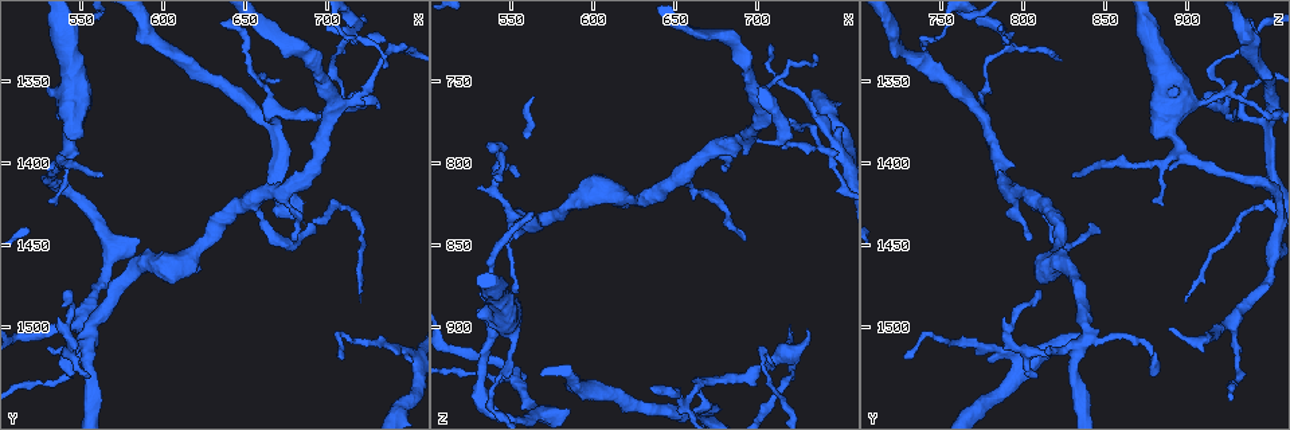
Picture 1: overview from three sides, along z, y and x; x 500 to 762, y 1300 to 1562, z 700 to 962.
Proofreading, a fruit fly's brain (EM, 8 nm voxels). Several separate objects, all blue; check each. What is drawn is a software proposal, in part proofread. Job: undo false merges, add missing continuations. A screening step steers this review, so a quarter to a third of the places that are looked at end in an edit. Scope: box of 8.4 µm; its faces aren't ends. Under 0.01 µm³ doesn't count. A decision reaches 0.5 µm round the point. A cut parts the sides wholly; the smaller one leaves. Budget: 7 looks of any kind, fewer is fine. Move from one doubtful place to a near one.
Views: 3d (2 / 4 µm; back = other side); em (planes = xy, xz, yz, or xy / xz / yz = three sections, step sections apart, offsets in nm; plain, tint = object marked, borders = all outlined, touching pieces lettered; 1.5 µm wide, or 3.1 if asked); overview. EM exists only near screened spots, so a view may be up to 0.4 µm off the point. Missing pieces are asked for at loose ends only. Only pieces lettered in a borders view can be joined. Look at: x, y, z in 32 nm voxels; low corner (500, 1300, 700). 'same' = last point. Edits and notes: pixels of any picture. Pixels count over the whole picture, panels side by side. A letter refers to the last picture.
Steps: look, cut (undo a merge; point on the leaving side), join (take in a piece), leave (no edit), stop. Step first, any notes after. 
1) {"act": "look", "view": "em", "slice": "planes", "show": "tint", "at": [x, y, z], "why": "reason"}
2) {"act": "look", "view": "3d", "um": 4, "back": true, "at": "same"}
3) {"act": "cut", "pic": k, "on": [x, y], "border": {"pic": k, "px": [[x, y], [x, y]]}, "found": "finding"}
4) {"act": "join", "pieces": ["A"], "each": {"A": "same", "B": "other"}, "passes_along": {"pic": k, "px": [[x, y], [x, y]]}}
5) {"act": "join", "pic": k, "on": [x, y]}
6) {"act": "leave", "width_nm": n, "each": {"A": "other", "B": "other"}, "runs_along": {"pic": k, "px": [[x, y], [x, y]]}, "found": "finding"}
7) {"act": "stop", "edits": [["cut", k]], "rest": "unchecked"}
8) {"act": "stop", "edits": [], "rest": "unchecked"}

{"act": "look", "view": "em", "slice": "planes", "show": "plain", "at": [562, 1406, 830], "why": "thin end"}

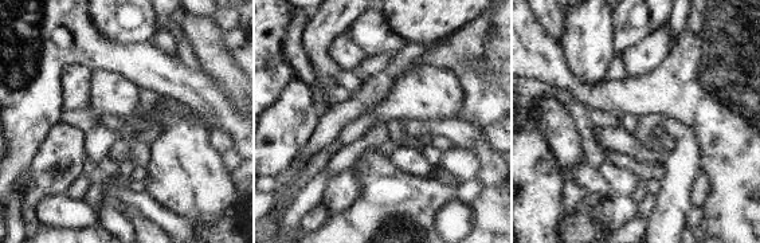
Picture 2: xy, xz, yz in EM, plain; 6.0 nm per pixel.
{"act": "look", "view": "em", "slice": "planes", "show": "tint", "at": "same", "why": "where the object lies"}

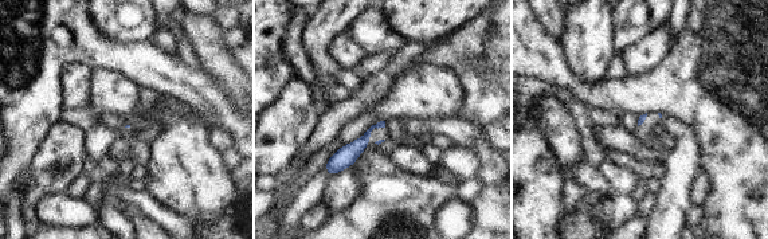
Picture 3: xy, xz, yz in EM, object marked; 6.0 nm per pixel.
{"act": "look", "view": "em", "slice": "planes", "show": "borders", "at": "same"}

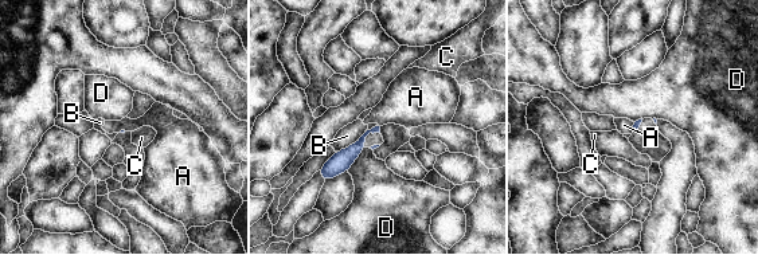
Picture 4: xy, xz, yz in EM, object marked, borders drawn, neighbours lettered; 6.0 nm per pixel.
{"act": "leave", "each": {"A": "other", "B": "other", "C": "other", "D": "other"}, "border": {"pic": 4, "px": [[364, 146], [347, 171]]}, "found": "no lettered piece goes on from it"}

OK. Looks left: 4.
{"act": "look", "view": "em", "slice": "yz", "step": 4, "show": "borders", "at": [734, 1340, 734], "why": "an open end"}

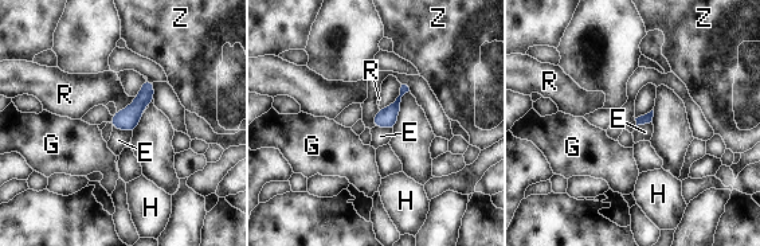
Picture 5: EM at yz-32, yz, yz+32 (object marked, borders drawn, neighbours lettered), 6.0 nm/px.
{"act": "leave", "each": {"E": "other", "G": "other", "H": "other", "R": "other", "Z": "other"}, "border": {"pic": 5, "px": [[136, 97], [117, 112]]}, "found": "no lettered piece goes on from it"}

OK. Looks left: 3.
{"act": "look", "view": "em", "slice": "planes", "show": "borders", "at": [680, 1446, 804], "why": "tapers out"}

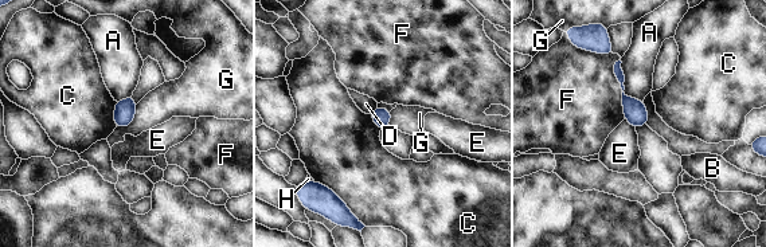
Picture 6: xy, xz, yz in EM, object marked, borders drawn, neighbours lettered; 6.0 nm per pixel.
{"act": "leave", "width_nm": 110, "each": {"A": "other", "B": "other", "C": "other", "D": "other", "E": "other", "F": "other", "G": "other", "H": "other"}, "border": {"pic": 6, "px": [[136, 105], [136, 117], [116, 128]]}, "found": "no lettered piece goes on from it"}

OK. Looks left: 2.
{"act": "stop", "edits": [], "rest": "unchecked"}

